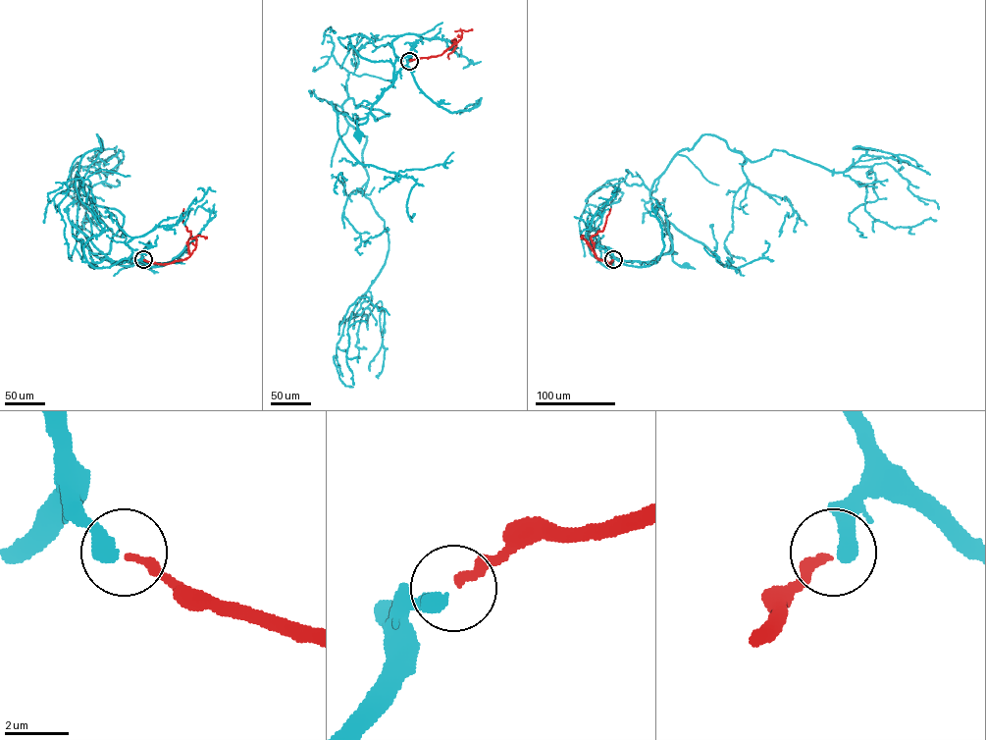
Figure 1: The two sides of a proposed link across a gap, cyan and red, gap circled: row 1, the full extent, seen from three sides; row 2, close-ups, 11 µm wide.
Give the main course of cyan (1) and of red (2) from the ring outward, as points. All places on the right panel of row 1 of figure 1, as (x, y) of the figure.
1: (613, 259), (649, 262), (675, 252), (673, 260), (686, 265)
2: (613, 259), (609, 264), (596, 257), (591, 237), (602, 231), (610, 208)

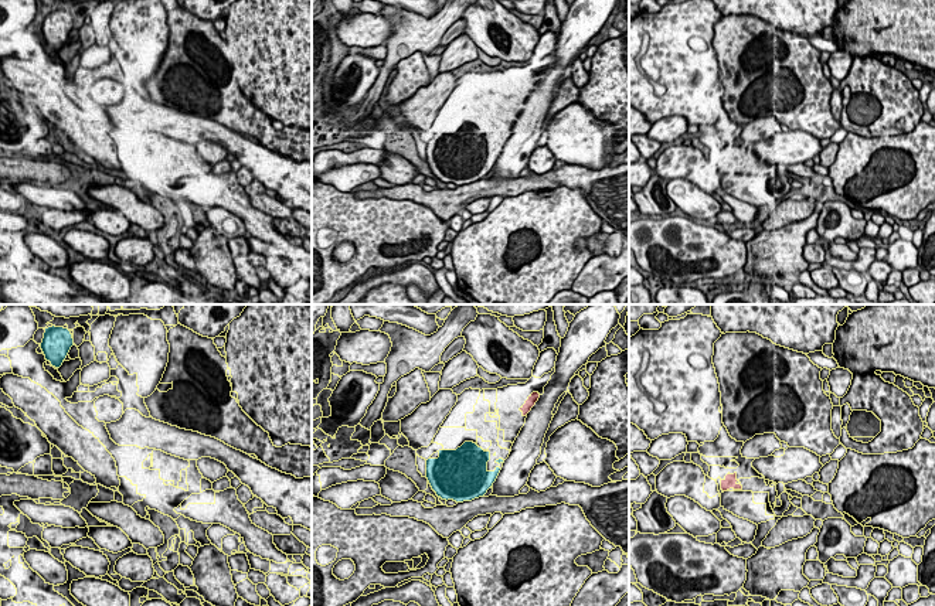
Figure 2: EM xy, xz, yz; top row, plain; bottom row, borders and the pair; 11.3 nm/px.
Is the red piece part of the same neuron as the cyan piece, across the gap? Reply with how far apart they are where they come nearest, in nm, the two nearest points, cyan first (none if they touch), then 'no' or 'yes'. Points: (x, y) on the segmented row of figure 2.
gap 550 nm; span xz (495, 453), (523, 415); yes

